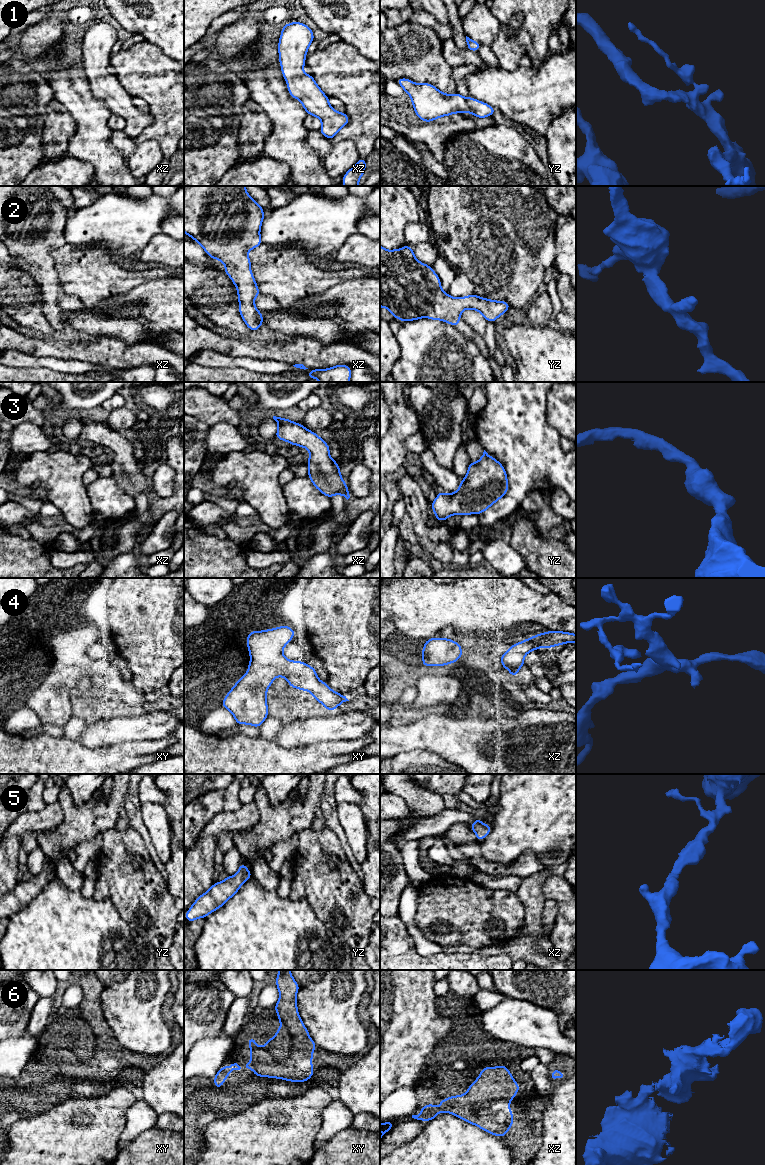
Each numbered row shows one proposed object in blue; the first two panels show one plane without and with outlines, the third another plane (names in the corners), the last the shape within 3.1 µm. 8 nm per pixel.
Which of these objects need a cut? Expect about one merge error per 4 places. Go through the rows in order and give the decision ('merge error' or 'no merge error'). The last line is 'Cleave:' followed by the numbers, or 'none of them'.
1: no merge error
2: no merge error
3: no merge error
4: no merge error
5: no merge error
6: no merge error
Cleave: none of them

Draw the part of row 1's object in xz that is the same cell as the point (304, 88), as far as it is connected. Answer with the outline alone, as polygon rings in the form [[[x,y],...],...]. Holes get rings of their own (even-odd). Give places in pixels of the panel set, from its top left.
[[[301,22],[283,25],[278,43],[279,62],[290,96],[301,101],[308,115],[322,121],[319,132],[332,140],[349,123],[349,117],[346,112],[334,110],[312,75],[303,73],[306,54],[313,41],[313,31],[307,25]]]

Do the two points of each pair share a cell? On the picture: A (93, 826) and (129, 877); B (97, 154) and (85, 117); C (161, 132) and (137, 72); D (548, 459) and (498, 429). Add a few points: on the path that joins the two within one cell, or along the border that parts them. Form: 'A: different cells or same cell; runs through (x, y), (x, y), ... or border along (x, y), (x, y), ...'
A: different cells; border along (114, 827), (105, 830), (101, 834)
B: same cell; runs through (93, 145), (92, 126)
C: same cell; runs through (161, 117), (161, 97), (151, 87)
D: same cell; runs through (536, 457), (510, 433)

